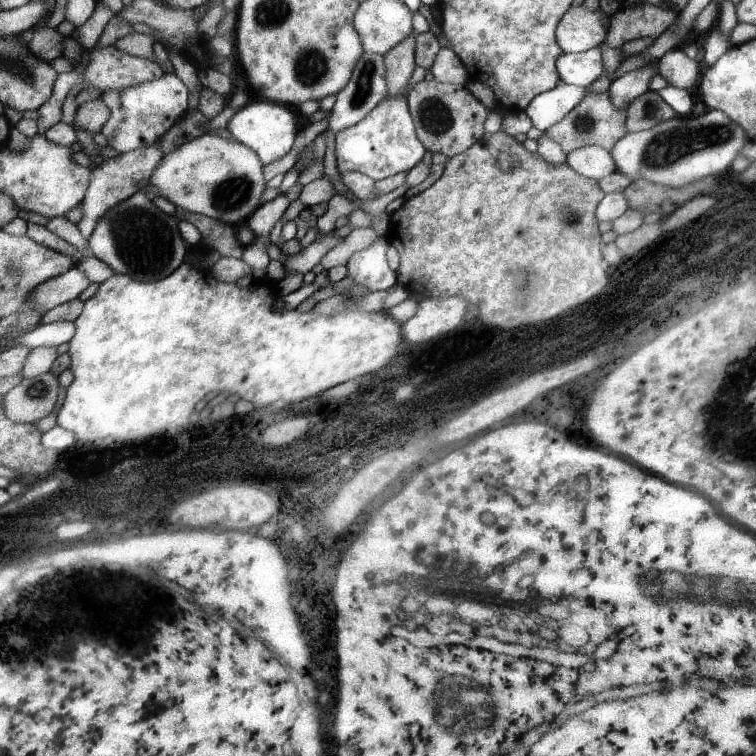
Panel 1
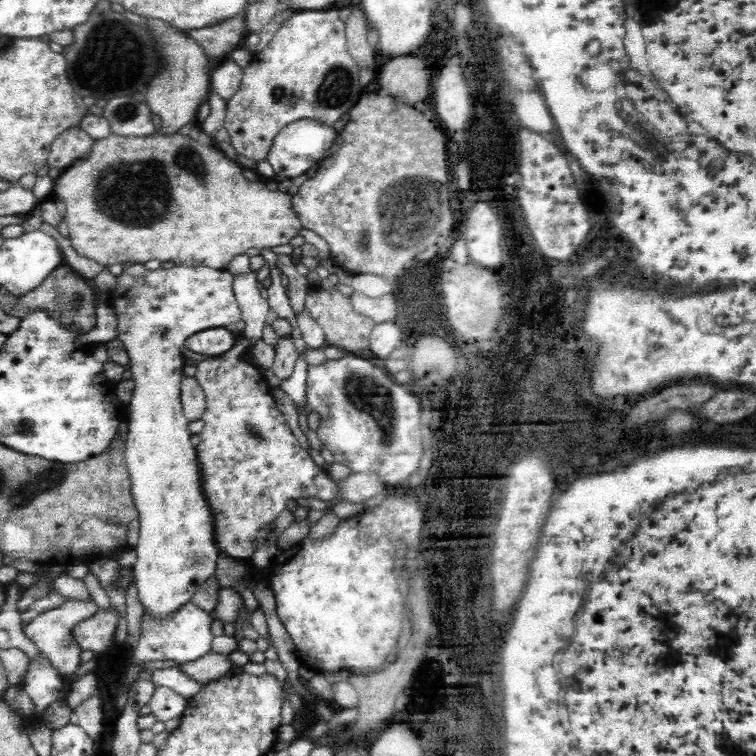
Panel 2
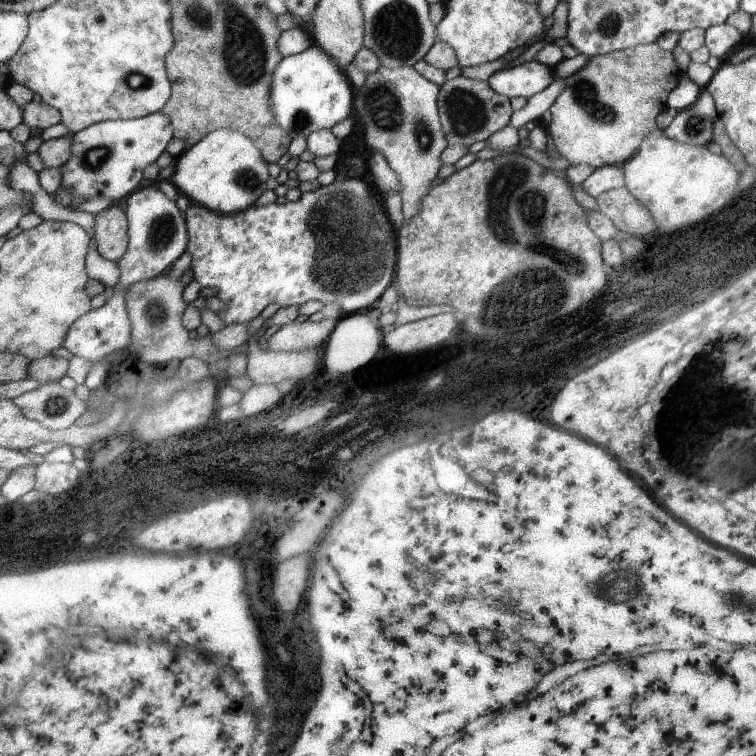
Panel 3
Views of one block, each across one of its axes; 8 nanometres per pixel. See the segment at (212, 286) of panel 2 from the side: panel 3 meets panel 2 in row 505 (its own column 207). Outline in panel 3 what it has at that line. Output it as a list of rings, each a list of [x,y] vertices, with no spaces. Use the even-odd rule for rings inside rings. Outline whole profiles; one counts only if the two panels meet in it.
[[[219,128],[210,132],[198,144],[186,149],[174,160],[175,171],[168,179],[190,202],[212,212],[236,214],[245,211],[267,190],[268,166],[260,147],[245,133]]]

